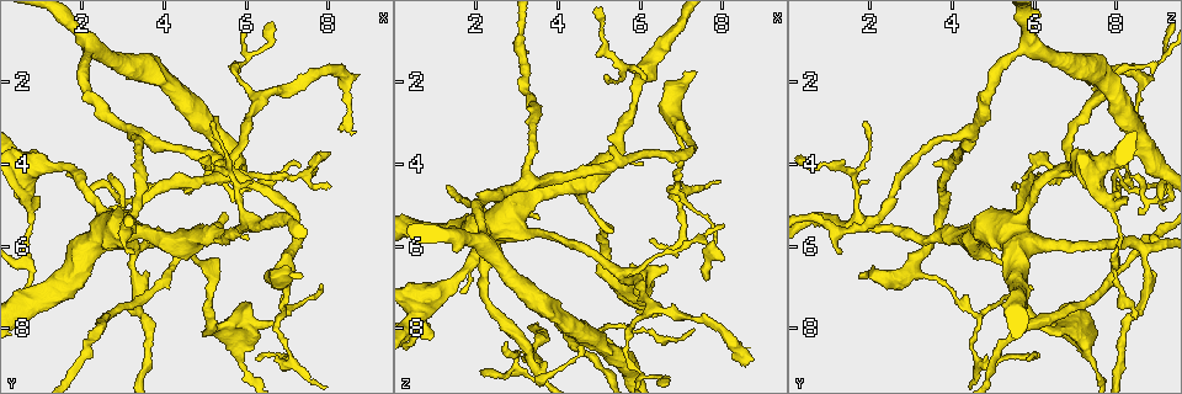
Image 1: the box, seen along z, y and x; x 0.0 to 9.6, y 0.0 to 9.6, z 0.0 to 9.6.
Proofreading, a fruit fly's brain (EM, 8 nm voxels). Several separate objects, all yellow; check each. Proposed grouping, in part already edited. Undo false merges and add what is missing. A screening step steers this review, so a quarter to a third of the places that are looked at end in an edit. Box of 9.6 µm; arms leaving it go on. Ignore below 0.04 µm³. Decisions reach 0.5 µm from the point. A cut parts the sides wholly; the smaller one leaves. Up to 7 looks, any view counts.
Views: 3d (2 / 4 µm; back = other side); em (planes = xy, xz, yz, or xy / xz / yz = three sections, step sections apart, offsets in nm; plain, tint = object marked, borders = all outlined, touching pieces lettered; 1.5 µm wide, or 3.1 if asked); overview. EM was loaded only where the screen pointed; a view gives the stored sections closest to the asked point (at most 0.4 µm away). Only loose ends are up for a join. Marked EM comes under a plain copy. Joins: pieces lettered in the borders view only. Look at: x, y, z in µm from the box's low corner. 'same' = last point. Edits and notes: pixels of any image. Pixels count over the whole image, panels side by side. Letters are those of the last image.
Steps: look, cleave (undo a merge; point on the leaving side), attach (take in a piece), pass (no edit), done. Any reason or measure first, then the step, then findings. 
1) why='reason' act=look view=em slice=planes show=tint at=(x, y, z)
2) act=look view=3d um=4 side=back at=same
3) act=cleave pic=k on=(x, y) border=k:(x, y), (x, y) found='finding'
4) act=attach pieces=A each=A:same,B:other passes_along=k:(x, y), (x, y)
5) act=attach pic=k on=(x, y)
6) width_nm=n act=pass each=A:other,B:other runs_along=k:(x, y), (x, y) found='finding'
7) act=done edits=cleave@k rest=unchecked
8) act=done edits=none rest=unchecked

why='branch stops here' act=look view=3d um=2 at=(0.90, 4.75, 8.20)

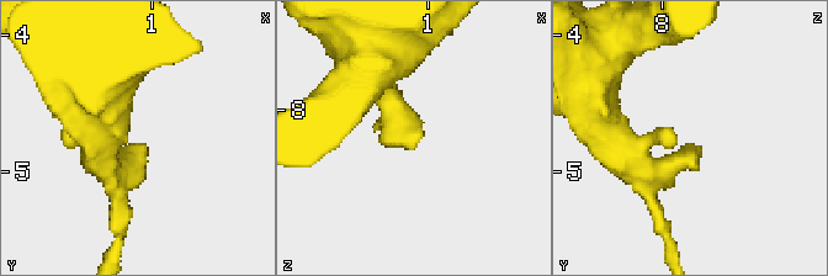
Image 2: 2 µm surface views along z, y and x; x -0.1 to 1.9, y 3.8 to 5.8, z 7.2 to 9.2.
why='need the tissue' act=look view=em slice=planes show=borders at=(0.92, 4.76, 8.22)

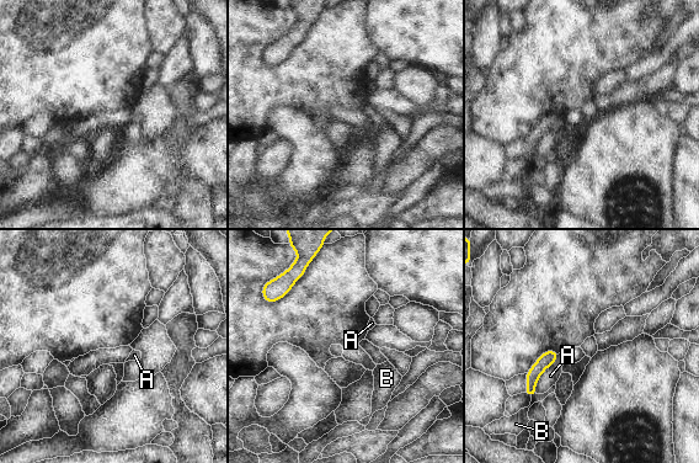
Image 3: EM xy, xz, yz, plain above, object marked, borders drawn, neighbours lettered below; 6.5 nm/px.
longest_contact=A:300nm act=pass each=A:other,B:other border=3:(559, 354), (539, 377), (534, 392) found='no lettered piece goes on from it'

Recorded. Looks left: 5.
why='branch stops here' act=look view=3d um=2 at=(2.75, 4.25, 8.35)

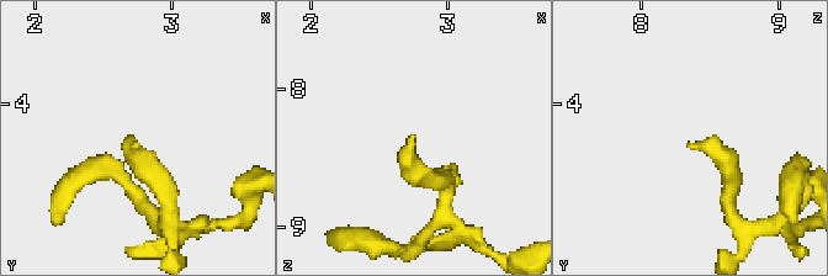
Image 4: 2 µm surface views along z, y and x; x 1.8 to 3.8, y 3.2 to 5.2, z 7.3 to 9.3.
act=look view=em slice=xz step=8 show=tint at=(2.76, 4.28, 8.34)

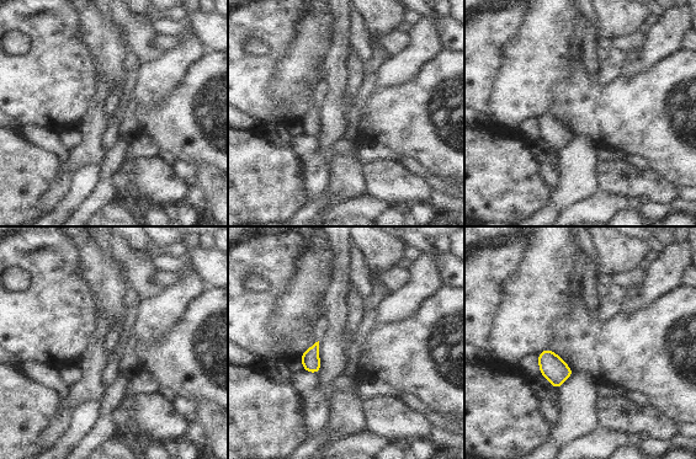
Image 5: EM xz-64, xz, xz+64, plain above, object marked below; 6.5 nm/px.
why='cut it another way' act=look view=em slice=planes show=borders at=same

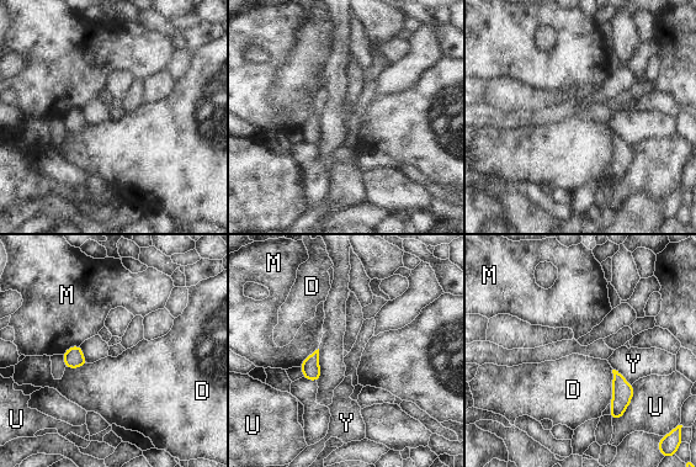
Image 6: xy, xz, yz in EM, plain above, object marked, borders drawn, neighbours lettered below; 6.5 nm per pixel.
act=pass each=D:other,M:other,U:other,Y:other border=6:(318, 348), (299, 366) found='none of them fits'

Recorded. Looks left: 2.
why='an open end' act=look view=3d um=2 at=(7.75, 7.00, 5.95)

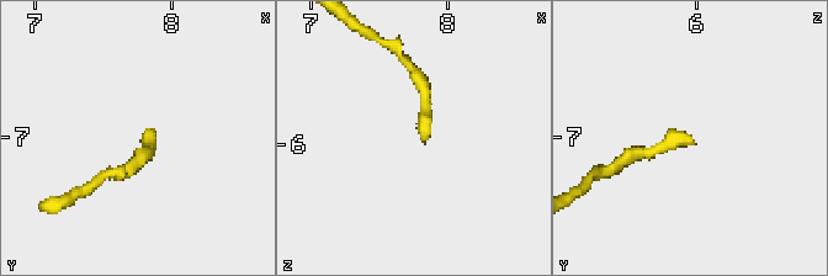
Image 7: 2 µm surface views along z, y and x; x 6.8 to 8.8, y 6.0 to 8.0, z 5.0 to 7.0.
why='now the EM' act=look view=em slice=planes show=borders at=(7.80, 7.02, 5.98)

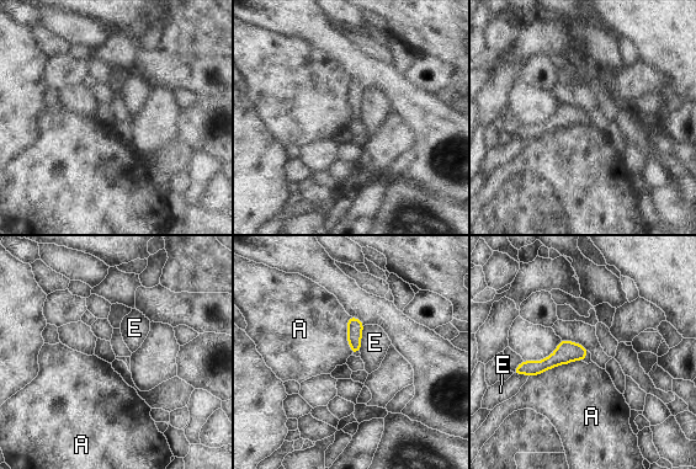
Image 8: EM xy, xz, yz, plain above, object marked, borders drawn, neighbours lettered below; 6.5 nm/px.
act=pass each=A:other,E:other found='no lettered piece goes on from it'

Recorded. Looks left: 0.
act=done edits=none rest=unchecked

